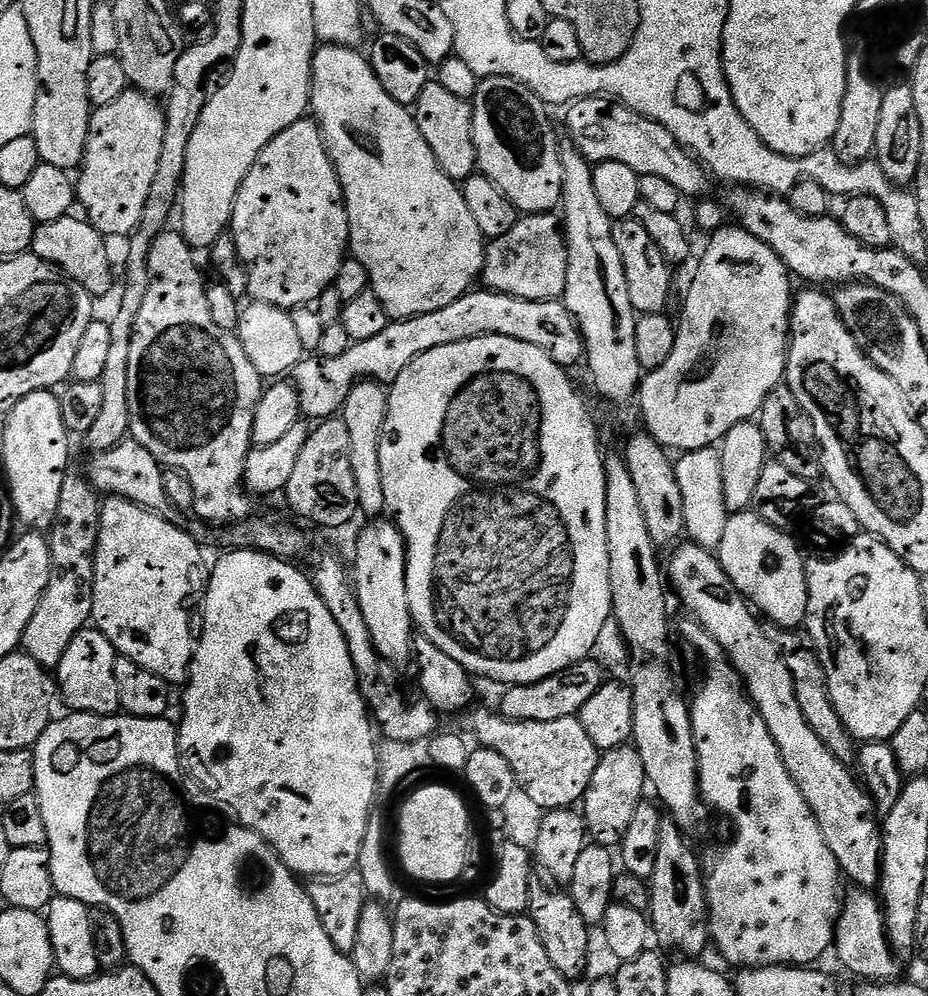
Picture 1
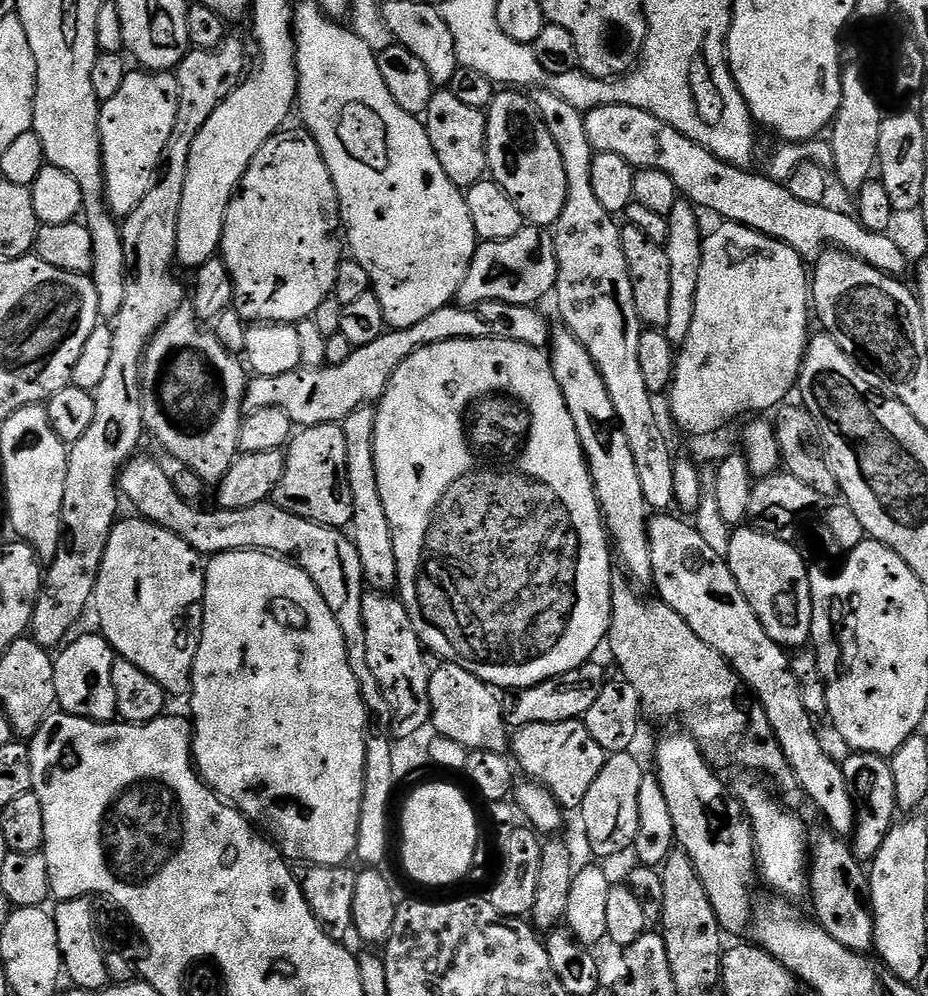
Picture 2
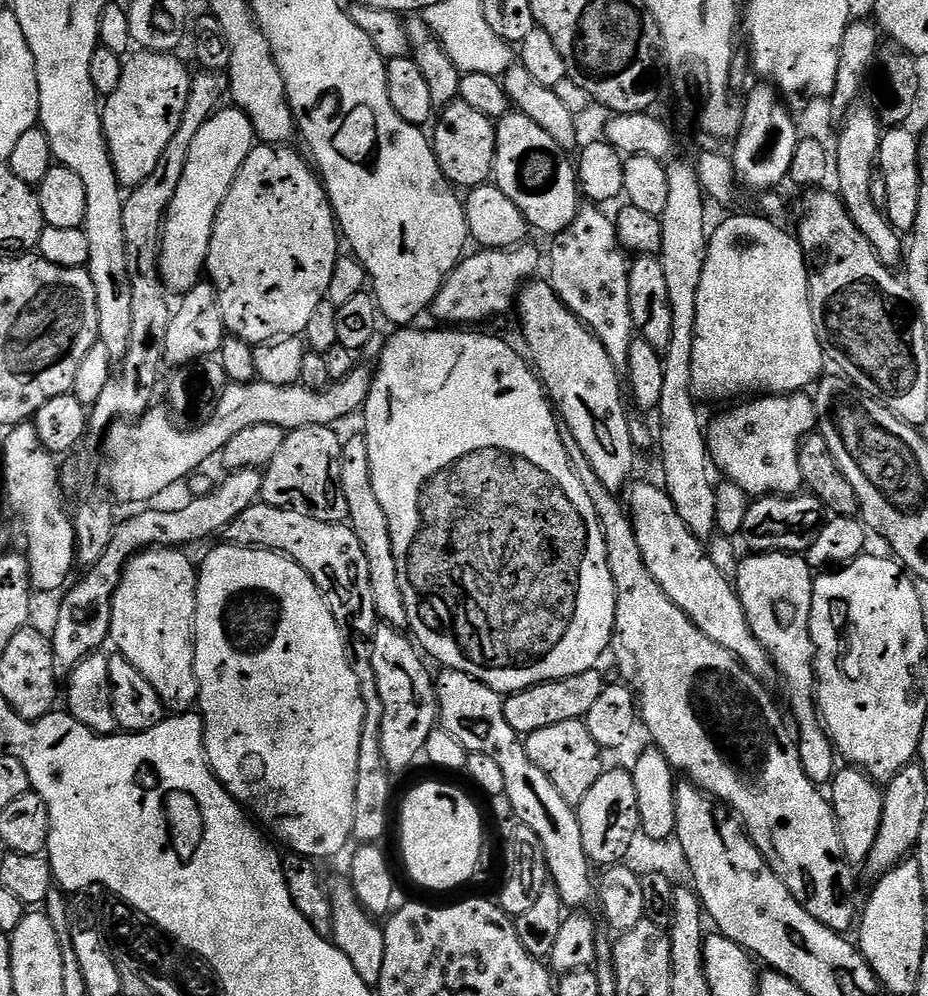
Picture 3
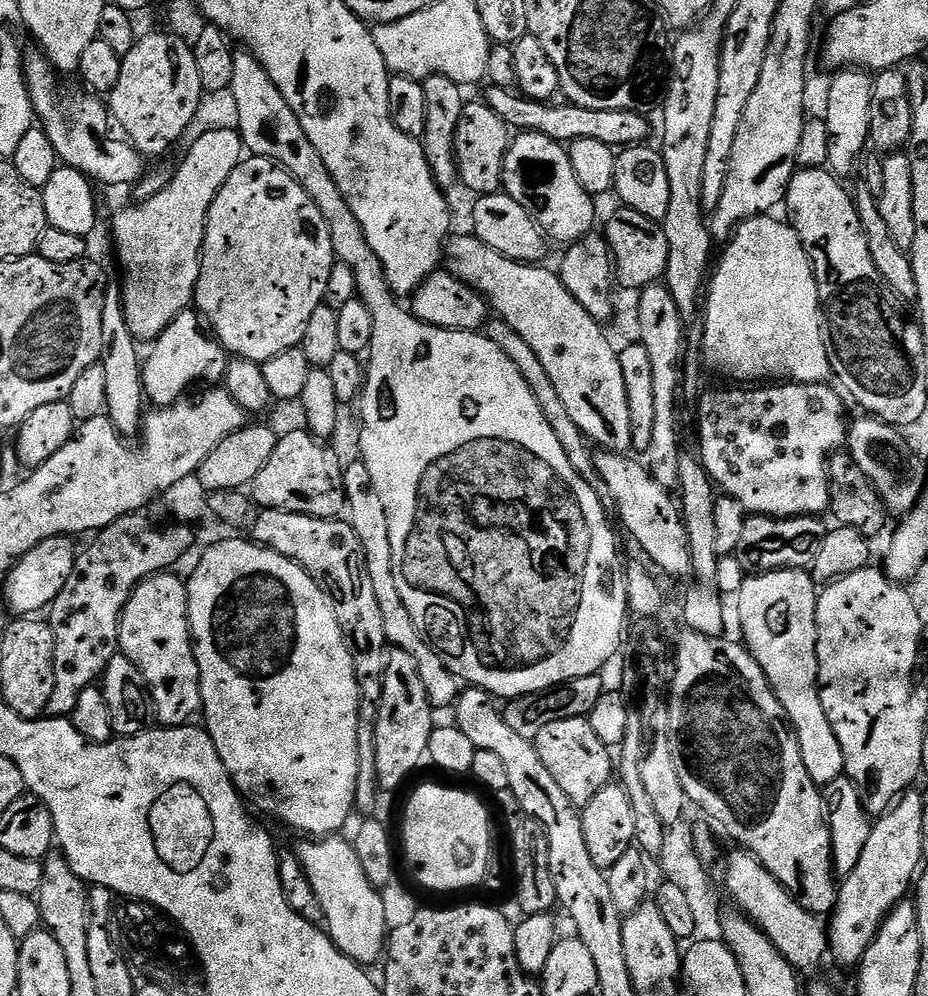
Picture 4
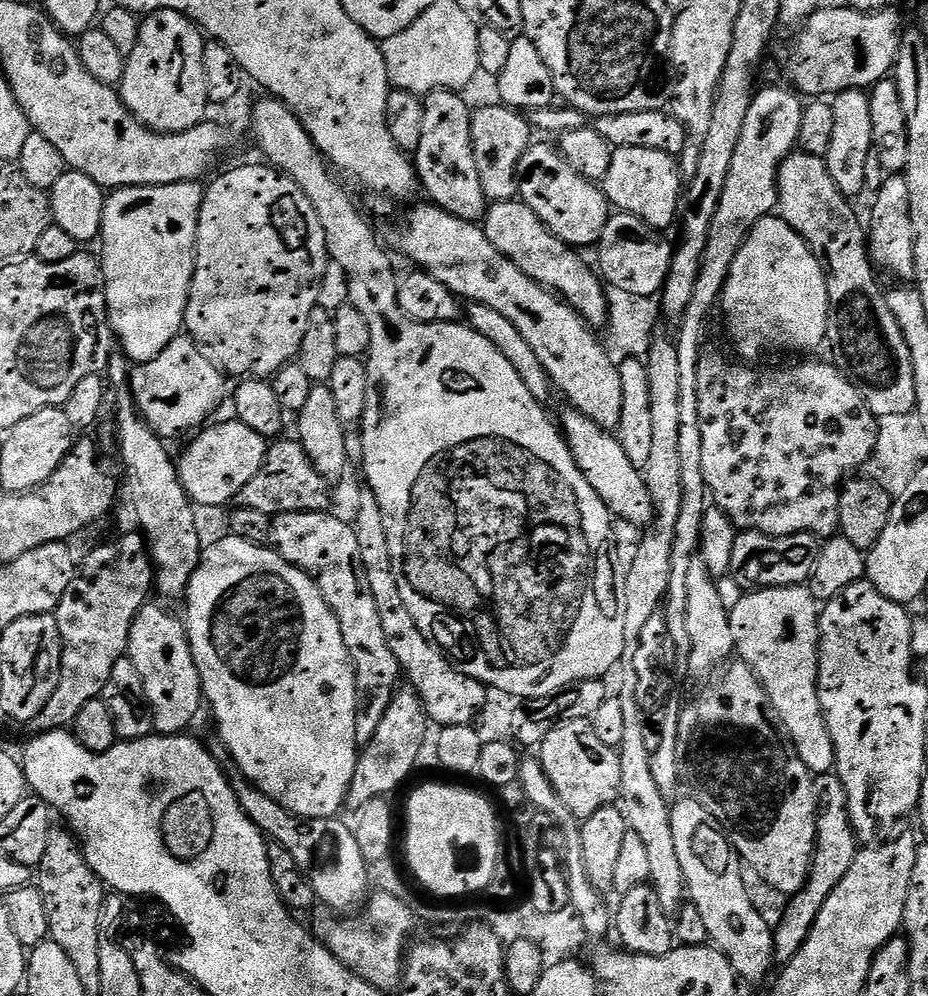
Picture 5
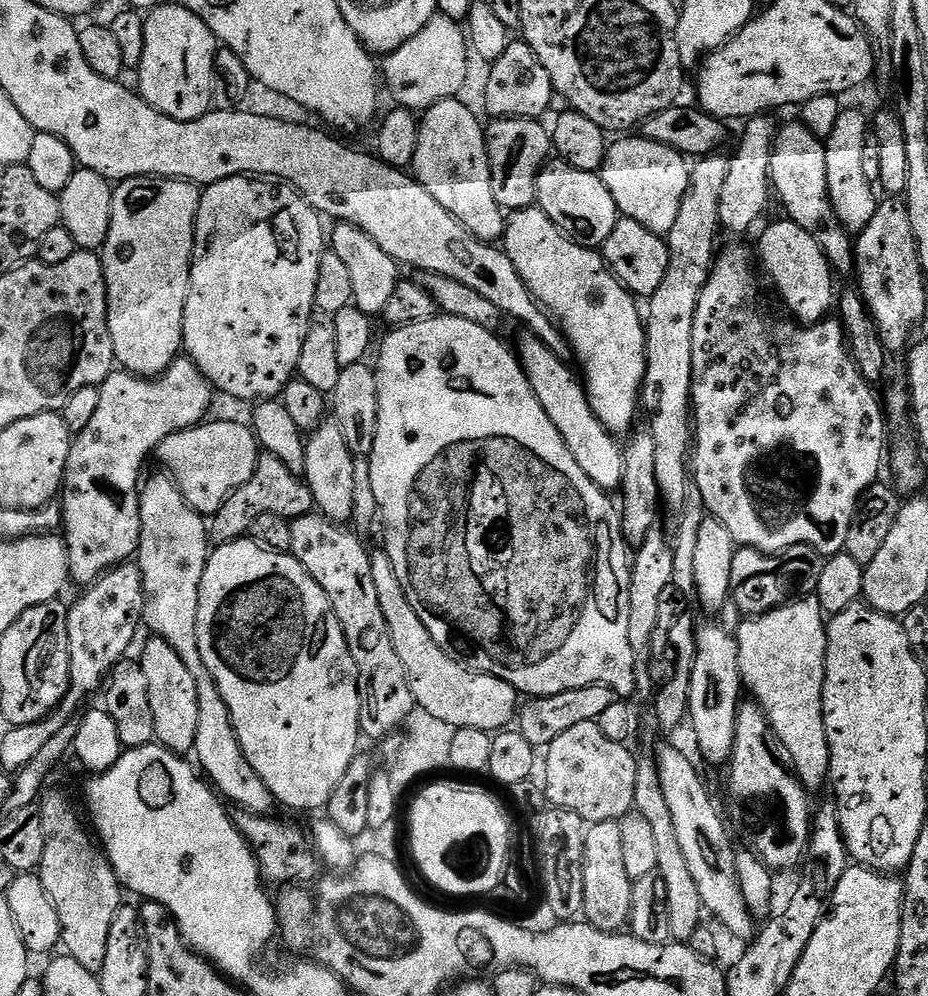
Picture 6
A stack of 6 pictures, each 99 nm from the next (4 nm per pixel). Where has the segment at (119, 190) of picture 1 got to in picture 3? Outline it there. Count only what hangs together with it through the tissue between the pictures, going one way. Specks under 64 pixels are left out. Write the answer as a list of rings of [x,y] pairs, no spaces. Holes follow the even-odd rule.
[[[137,51],[124,60],[122,82],[118,82],[118,90],[106,97],[102,104],[104,118],[104,137],[108,143],[108,153],[112,155],[112,165],[121,185],[131,190],[150,178],[154,166],[158,166],[158,158],[162,158],[162,150],[174,138],[174,130],[182,122],[182,114],[186,114],[186,98],[190,98],[190,86],[193,73],[179,60],[179,55],[167,52]]]

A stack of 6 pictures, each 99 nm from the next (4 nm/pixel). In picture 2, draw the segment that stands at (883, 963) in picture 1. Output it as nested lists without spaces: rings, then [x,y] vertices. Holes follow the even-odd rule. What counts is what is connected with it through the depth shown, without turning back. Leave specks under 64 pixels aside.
[[[823,830],[811,841],[810,871],[808,887],[812,896],[812,908],[815,919],[821,928],[834,938],[834,942],[842,942],[846,950],[868,954],[873,951],[874,918],[872,902],[868,895],[869,873],[865,865],[856,859],[851,847],[831,830]]]

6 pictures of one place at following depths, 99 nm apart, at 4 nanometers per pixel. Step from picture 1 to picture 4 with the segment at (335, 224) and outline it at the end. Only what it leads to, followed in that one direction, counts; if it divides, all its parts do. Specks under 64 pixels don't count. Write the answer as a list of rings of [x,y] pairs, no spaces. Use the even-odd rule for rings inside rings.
[[[252,156],[230,174],[210,208],[194,308],[225,352],[263,366],[270,358],[300,347],[306,322],[310,322],[314,310],[324,303],[326,282],[330,282],[330,270],[337,263],[326,218],[322,218],[322,210],[314,206],[310,194],[306,194],[281,164]]]

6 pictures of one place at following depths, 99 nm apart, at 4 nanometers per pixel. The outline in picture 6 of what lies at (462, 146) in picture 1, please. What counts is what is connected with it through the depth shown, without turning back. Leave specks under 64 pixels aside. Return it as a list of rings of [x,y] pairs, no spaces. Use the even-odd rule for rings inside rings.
[[[493,119],[491,123],[487,125],[486,135],[494,198],[498,198],[498,206],[509,213],[533,207],[536,204],[536,183],[540,172],[554,152],[551,131],[547,127],[543,128],[539,119]]]

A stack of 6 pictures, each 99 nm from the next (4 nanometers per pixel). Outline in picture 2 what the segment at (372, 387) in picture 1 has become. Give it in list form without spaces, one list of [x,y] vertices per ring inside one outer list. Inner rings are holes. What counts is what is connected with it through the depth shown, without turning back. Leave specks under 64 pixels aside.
[[[365,406],[354,410],[342,422],[346,434],[346,474],[350,482],[350,498],[354,502],[354,514],[350,525],[350,539],[358,550],[358,558],[362,558],[364,583],[373,592],[391,593],[397,587],[396,575],[398,562],[394,558],[394,538],[390,530],[390,522],[386,518],[386,510],[382,507],[382,494],[378,490],[378,470],[374,466],[374,426],[376,425],[376,409]]]

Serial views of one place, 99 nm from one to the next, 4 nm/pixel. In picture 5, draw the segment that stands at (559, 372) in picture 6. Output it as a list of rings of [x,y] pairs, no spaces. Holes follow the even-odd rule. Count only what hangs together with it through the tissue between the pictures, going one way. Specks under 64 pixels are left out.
[[[571,406],[565,409],[560,420],[558,416],[558,427],[578,470],[584,472],[586,482],[590,482],[594,494],[602,498],[602,502],[617,521],[625,520],[636,528],[641,527],[640,529],[651,524],[656,511],[650,502],[646,482],[641,469],[636,468],[634,462],[630,462],[629,456],[626,455],[626,450],[622,450],[619,439],[609,429],[598,426],[598,422],[586,418],[586,414],[582,414],[578,409]]]

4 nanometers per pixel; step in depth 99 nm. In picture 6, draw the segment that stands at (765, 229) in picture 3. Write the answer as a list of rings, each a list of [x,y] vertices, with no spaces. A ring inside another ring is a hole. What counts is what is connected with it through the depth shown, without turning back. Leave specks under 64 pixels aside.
[[[781,218],[776,220],[764,233],[760,236],[760,256],[758,252],[758,264],[768,275],[768,280],[774,287],[780,291],[780,296],[784,299],[784,304],[789,308],[791,315],[802,324],[819,324],[821,320],[829,315],[828,312],[833,311],[834,296],[832,300],[832,276],[834,277],[834,269],[829,264],[827,258],[824,257],[822,246],[818,246],[818,242],[814,242],[814,238],[810,238],[810,234],[806,234],[806,230],[802,230],[802,226],[798,226],[793,220]]]

